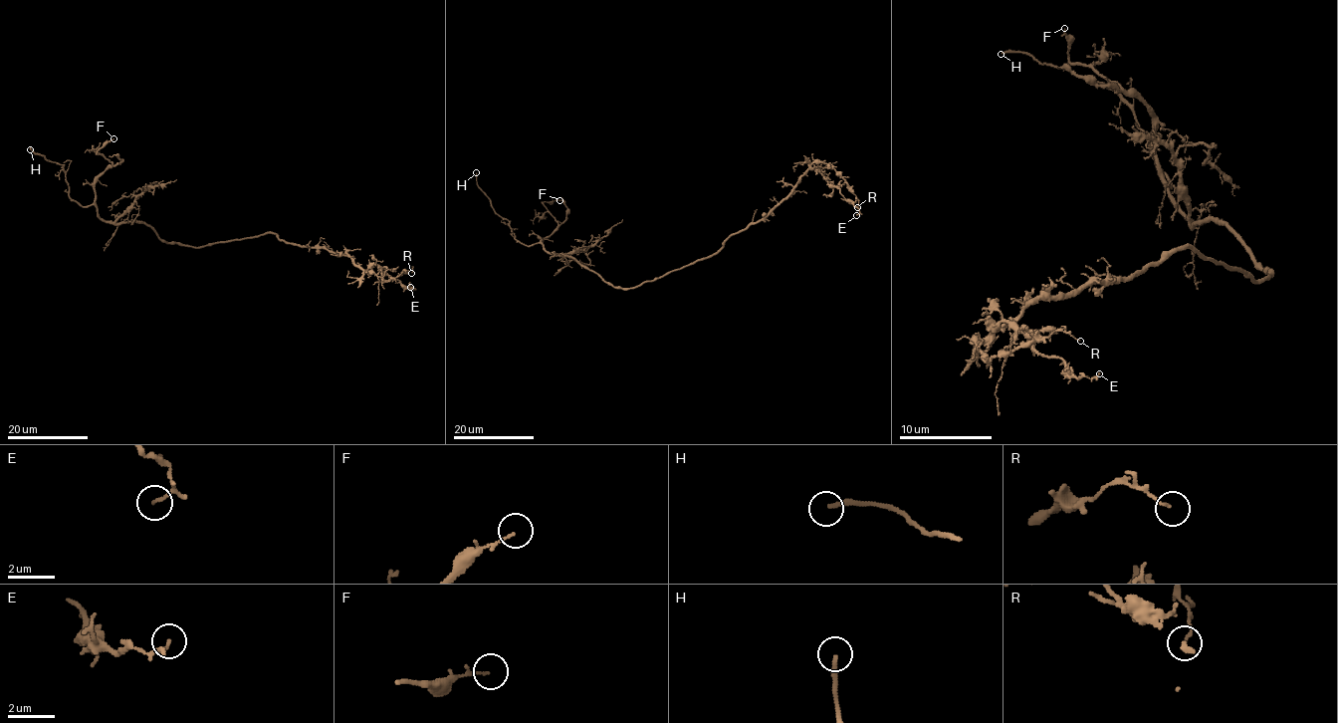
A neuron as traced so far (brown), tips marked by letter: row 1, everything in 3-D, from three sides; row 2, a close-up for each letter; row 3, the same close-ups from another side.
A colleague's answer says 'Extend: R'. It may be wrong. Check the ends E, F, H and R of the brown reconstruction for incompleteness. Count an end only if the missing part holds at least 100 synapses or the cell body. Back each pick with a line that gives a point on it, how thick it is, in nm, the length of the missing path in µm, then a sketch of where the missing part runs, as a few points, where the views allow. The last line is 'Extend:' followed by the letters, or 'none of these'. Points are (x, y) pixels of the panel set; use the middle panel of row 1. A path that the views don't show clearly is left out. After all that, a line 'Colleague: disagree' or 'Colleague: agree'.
H: Place: (476, 172). Thickness 200 nm. Missing length about 30 µm. Course of what is missing: (476, 172), (477, 153), (488, 136), (496, 98), (500, 92), (504, 96), (506, 91), (508, 94)
Extend: H
Colleague: disagree

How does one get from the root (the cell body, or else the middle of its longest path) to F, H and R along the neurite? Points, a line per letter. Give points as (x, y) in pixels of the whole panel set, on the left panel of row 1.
F: (211, 245), (168, 244), (142, 223), (109, 223), (99, 215), (95, 180), (111, 163), (98, 150), (113, 138)
H: (211, 245), (168, 244), (142, 223), (105, 222), (94, 204), (82, 206), (70, 196), (62, 164), (30, 149)
R: (211, 245), (274, 233), (286, 243), (346, 254), (364, 272), (384, 280), (409, 269), (411, 273)

